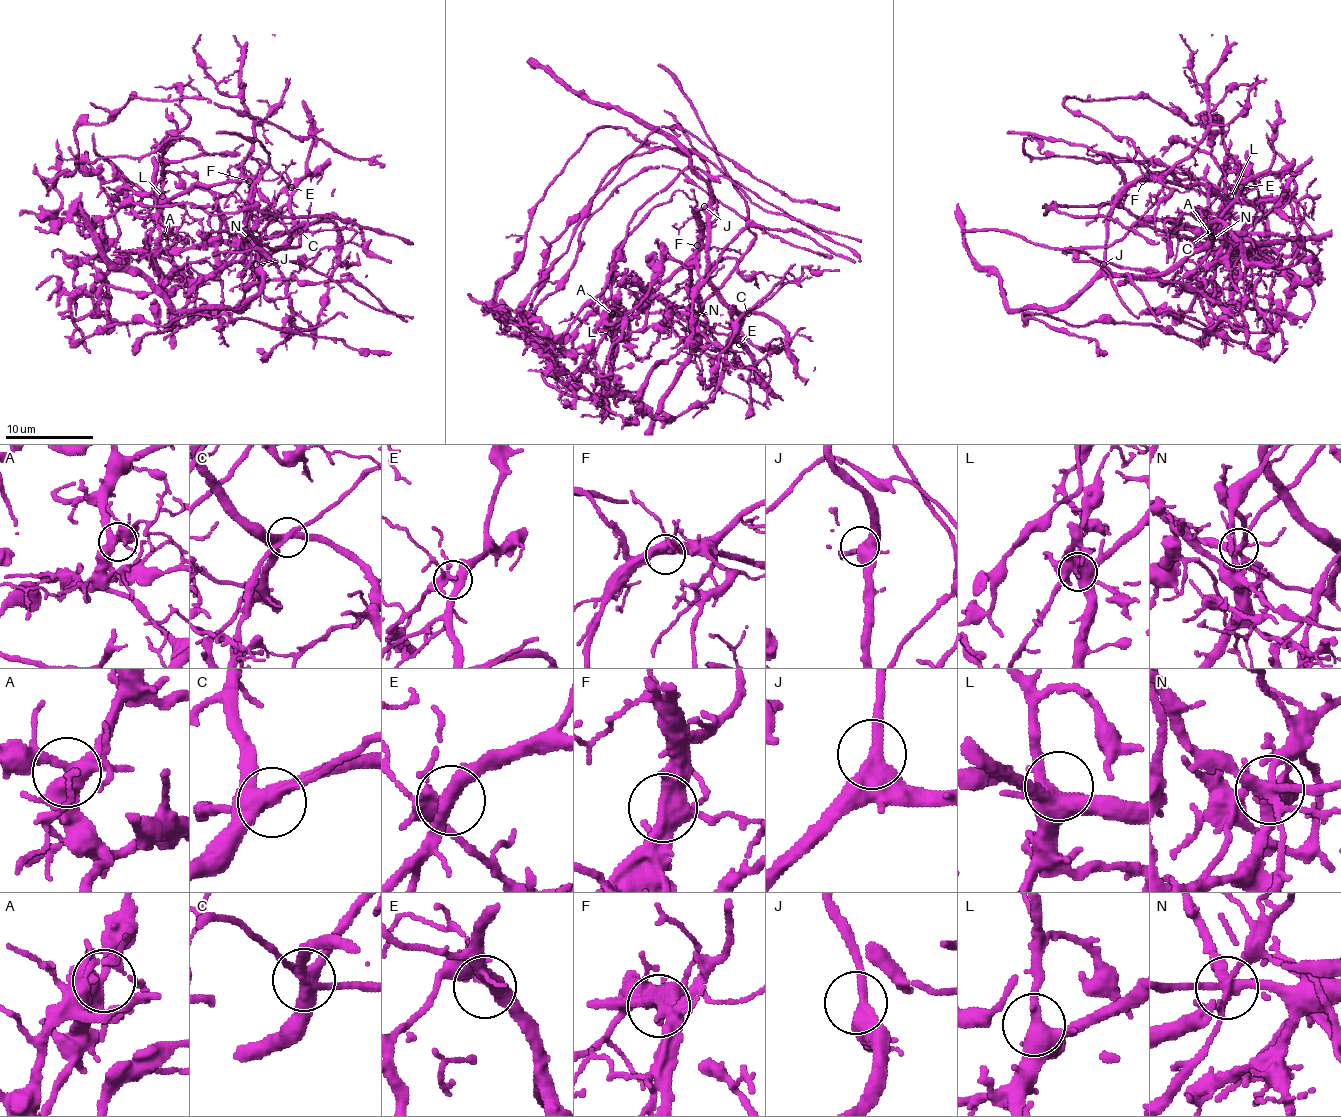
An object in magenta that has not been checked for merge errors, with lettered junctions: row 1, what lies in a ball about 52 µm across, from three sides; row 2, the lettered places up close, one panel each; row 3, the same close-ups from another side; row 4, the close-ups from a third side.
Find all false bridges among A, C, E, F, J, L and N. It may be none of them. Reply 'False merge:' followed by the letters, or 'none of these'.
False merge: C, F, N

